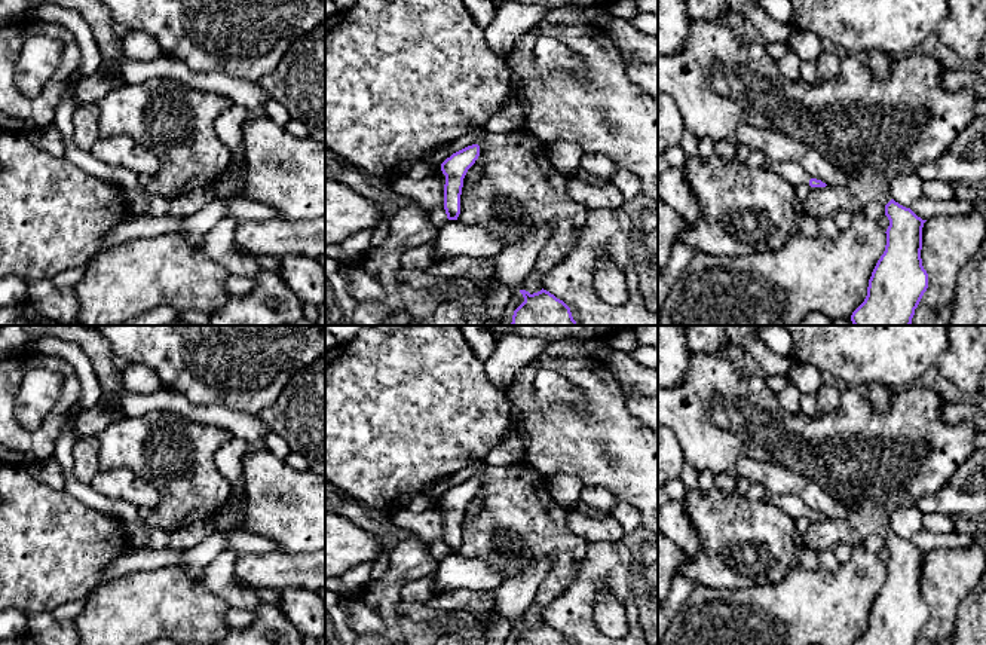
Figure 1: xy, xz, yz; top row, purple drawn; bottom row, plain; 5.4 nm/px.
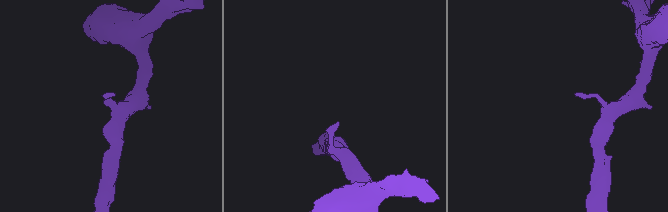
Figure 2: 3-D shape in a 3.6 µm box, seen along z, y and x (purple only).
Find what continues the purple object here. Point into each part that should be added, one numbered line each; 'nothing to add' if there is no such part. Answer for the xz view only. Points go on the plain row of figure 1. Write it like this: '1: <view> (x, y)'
nothing to add

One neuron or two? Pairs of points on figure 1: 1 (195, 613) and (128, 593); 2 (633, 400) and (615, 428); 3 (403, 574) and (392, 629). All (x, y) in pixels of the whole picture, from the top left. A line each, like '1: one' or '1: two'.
1: one
2: two
3: one

